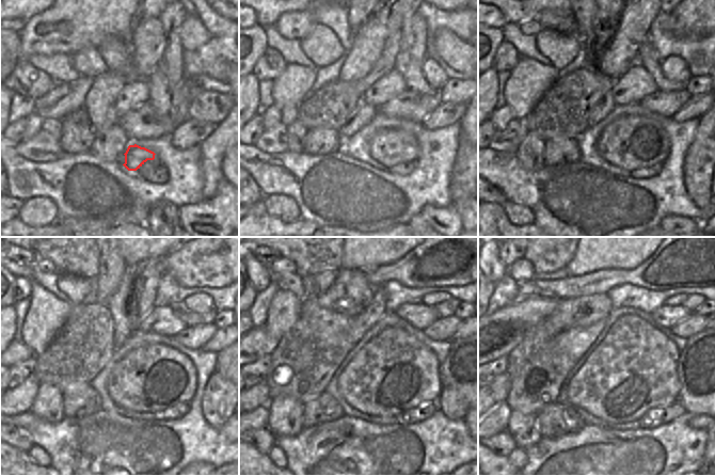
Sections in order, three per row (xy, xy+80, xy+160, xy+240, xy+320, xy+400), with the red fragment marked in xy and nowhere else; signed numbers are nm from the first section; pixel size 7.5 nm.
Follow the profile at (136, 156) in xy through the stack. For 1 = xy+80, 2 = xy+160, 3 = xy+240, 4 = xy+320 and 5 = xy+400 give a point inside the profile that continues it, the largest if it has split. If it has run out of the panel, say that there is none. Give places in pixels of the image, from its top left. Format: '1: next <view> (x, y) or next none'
1: next xy+80 (390, 147)
2: next xy+160 (630, 142)
3: next xy+240 (152, 378)
4: next xy+320 (394, 371)
5: next xy+400 (634, 369)

